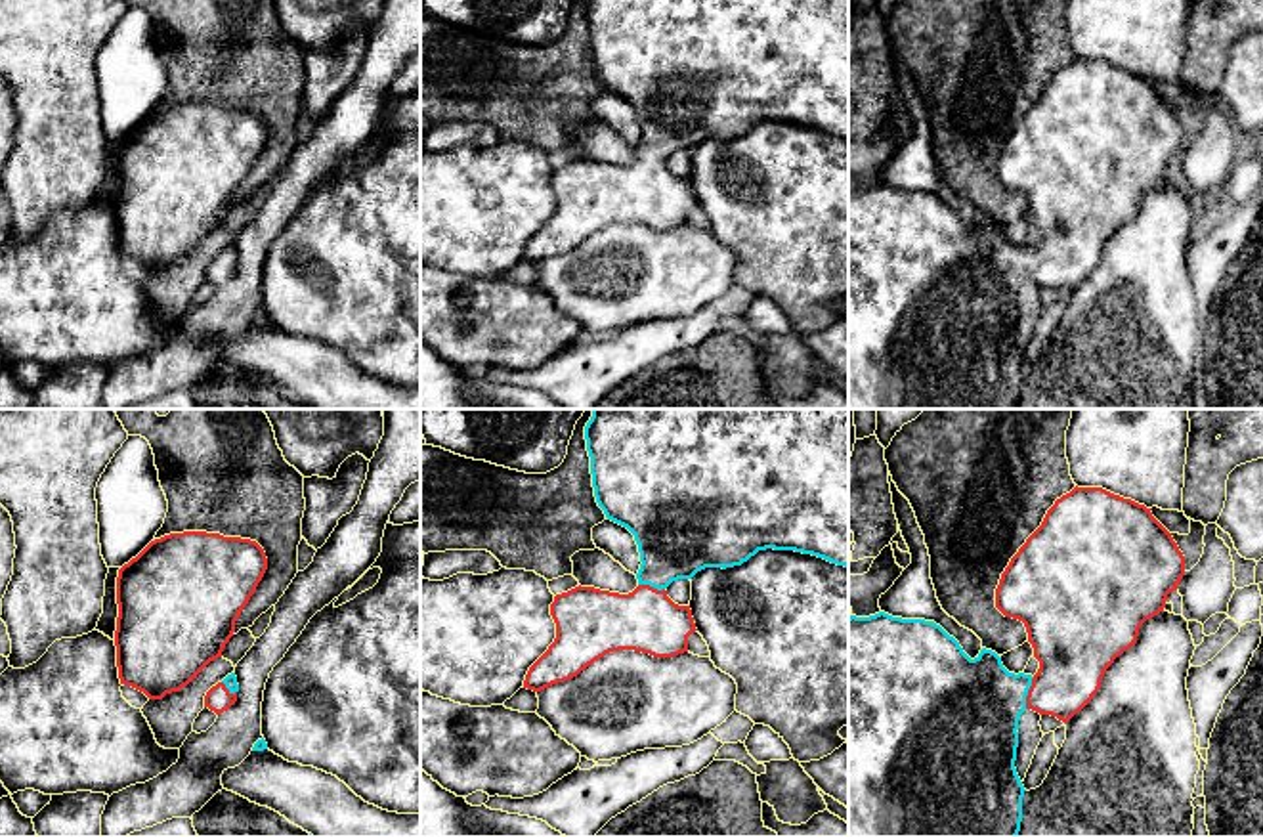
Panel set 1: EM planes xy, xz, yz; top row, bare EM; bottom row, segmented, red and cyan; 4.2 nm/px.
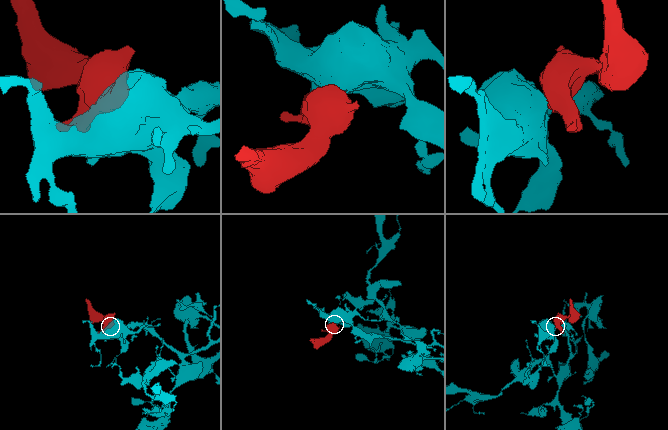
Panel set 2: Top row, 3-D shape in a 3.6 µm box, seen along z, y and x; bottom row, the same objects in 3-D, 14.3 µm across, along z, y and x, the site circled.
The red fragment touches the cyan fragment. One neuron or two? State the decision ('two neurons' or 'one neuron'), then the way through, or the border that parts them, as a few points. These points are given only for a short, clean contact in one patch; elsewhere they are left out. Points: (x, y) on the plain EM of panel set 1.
one neuron | across yz (1074, 226), (1028, 264), (971, 279)

